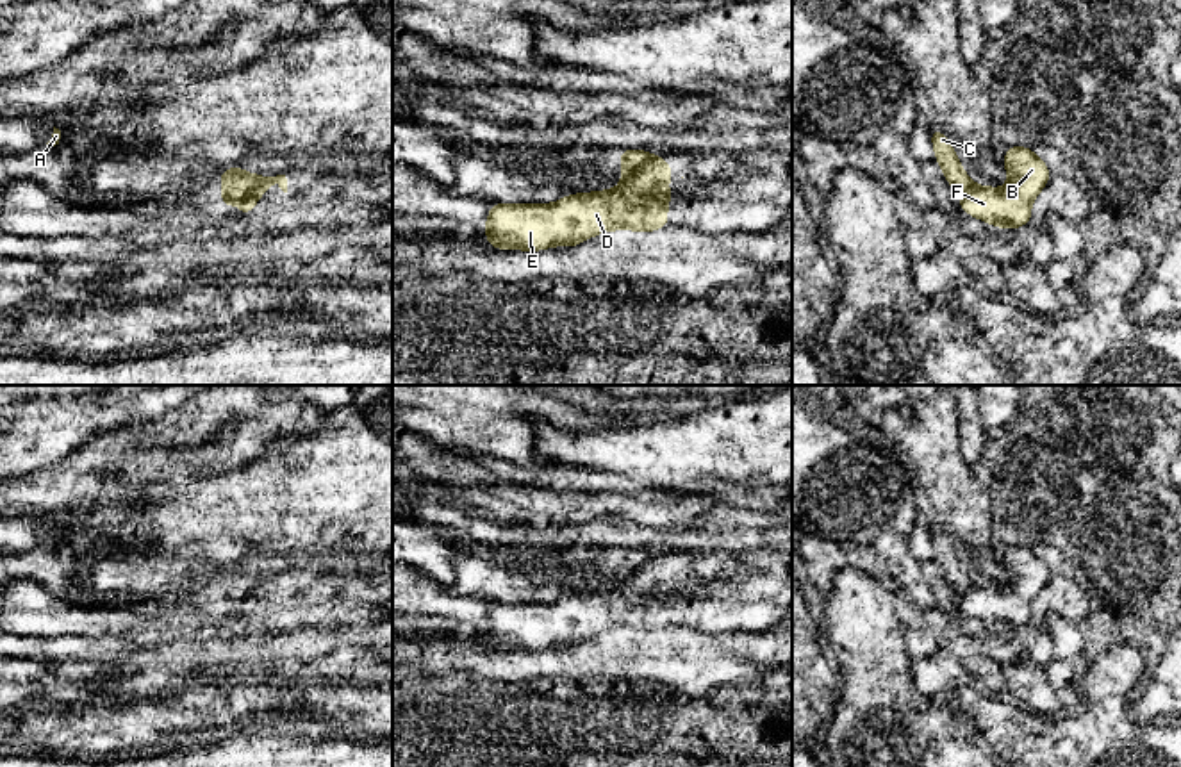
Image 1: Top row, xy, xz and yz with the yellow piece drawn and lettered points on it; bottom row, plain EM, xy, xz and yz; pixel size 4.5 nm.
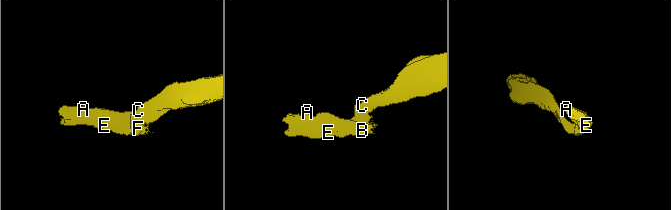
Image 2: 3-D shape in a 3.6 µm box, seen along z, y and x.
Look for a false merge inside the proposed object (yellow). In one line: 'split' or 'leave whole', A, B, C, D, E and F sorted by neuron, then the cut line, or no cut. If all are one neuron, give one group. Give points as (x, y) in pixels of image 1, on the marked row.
split | A B D E F / C | xy (273, 177), (254, 188), (241, 200)

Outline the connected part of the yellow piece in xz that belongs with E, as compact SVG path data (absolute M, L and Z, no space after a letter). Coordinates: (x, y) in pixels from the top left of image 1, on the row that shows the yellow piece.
M651 155L617 187L574 193L555 203L492 203L482 227L496 250L539 252L551 246L573 246L603 232L653 232L667 225L673 198L665 186L673 166L662 155Z

